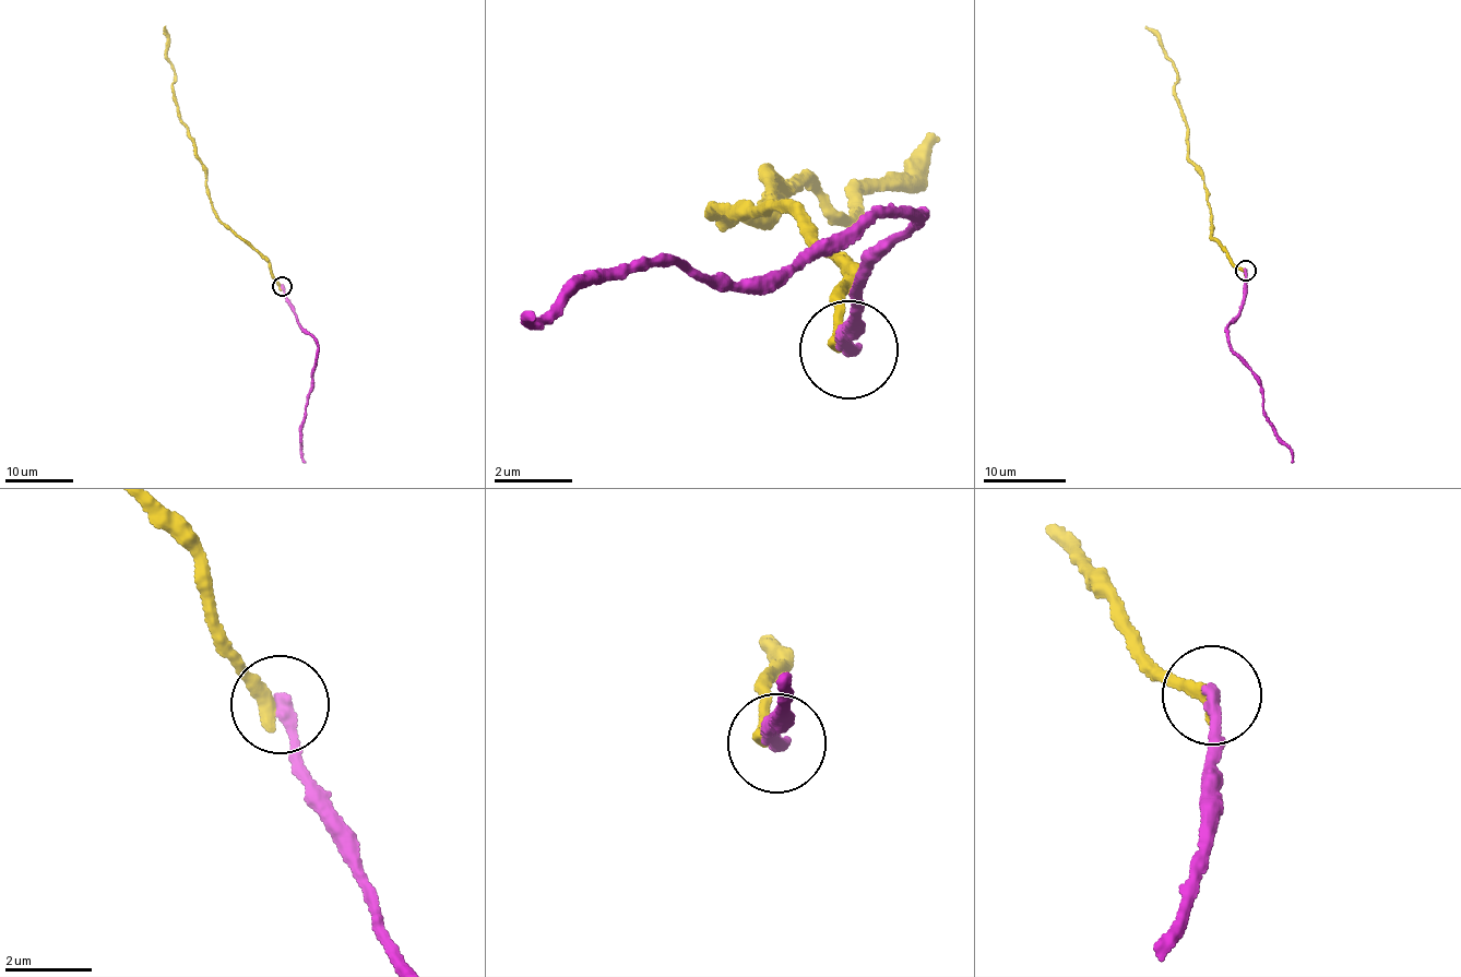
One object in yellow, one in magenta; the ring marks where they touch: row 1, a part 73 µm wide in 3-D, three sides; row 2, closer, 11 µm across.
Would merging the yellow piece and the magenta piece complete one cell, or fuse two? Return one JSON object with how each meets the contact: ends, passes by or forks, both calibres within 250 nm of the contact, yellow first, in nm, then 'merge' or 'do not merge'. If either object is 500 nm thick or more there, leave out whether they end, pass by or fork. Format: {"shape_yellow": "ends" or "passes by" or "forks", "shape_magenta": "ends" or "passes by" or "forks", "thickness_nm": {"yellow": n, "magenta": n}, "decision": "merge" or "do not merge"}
{"shape_yellow": "ends", "shape_magenta": "ends", "thickness_nm": {"yellow": 360, "magenta": 280}, "decision": "merge"}

